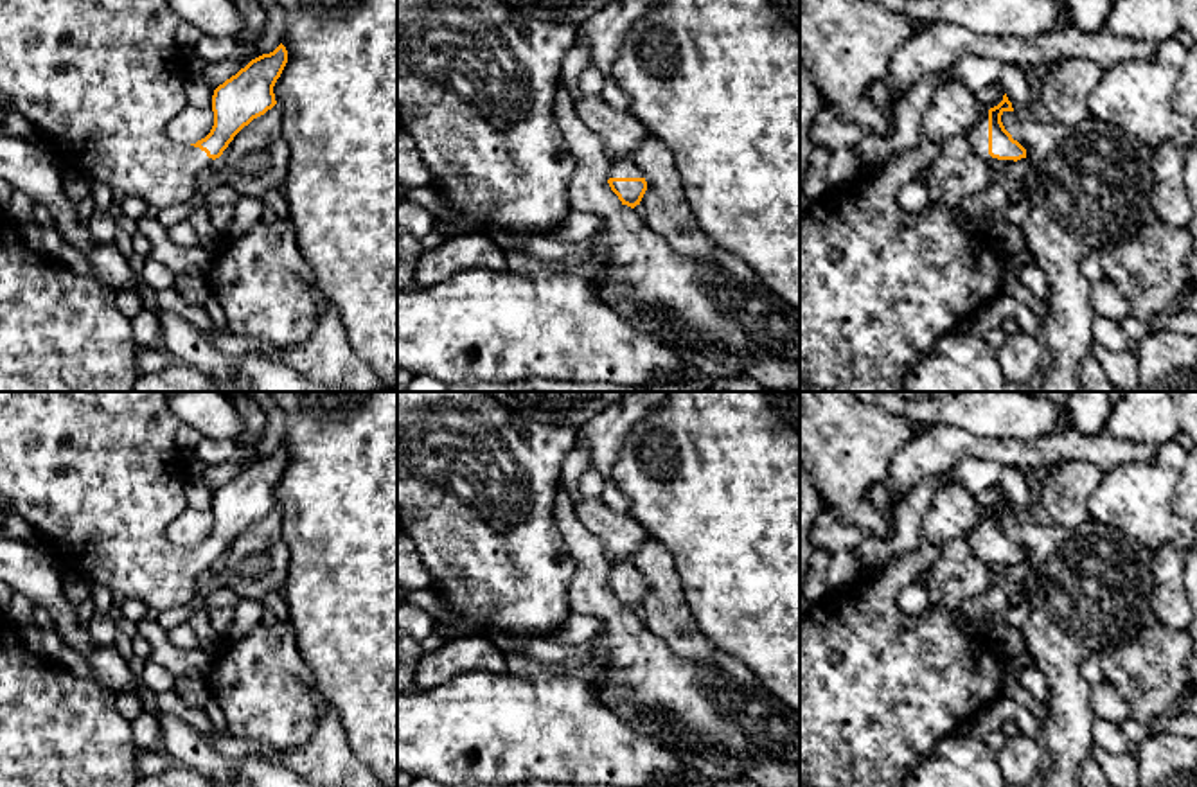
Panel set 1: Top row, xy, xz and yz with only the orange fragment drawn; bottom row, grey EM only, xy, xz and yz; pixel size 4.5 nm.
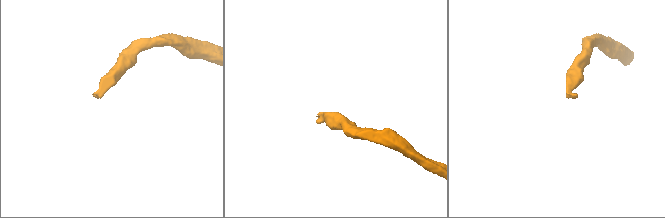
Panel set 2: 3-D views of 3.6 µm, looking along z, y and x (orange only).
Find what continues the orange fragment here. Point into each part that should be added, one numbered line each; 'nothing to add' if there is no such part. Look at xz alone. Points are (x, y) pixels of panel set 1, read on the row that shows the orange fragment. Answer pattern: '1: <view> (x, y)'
1: xz (619, 168)

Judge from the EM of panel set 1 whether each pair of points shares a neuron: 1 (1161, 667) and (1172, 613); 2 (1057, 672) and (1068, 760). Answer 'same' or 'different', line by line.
1: different
2: same

